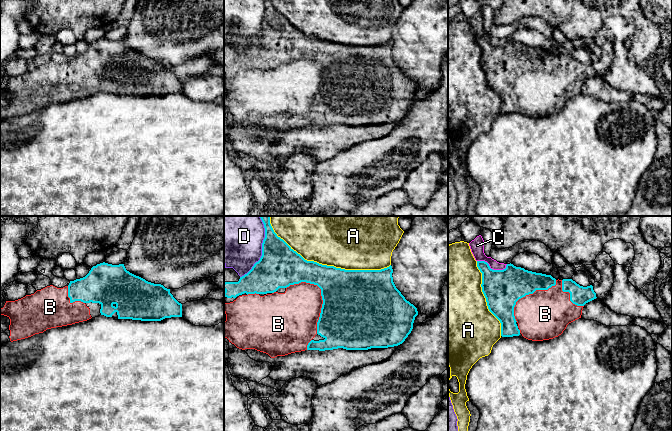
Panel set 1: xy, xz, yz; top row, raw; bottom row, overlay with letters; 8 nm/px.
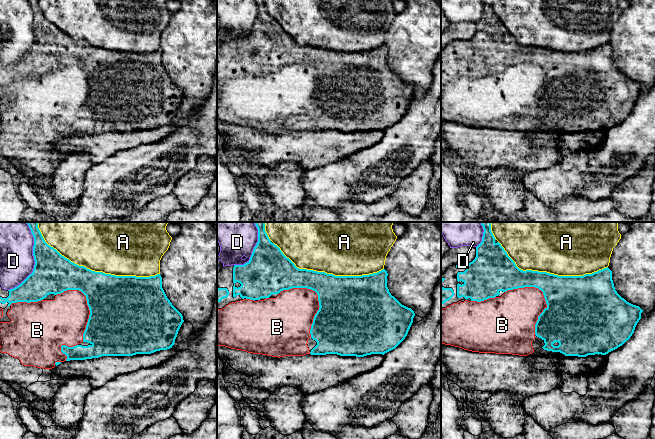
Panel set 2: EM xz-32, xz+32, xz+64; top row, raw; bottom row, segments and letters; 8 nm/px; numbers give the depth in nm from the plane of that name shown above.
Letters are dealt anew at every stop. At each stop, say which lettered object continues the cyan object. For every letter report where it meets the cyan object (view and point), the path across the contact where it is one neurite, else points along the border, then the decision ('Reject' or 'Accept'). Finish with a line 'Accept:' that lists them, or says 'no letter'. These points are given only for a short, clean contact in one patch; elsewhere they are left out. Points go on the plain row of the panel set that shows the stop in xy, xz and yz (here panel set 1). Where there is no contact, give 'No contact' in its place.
A: Touches cyan at xz (328, 42). Reject
B: Touches cyan at xz (321, 71). Accept
C: Touches cyan at yz (492, 45). Reject
D: Touches cyan at xz (262, 28). Reject
Accept: B

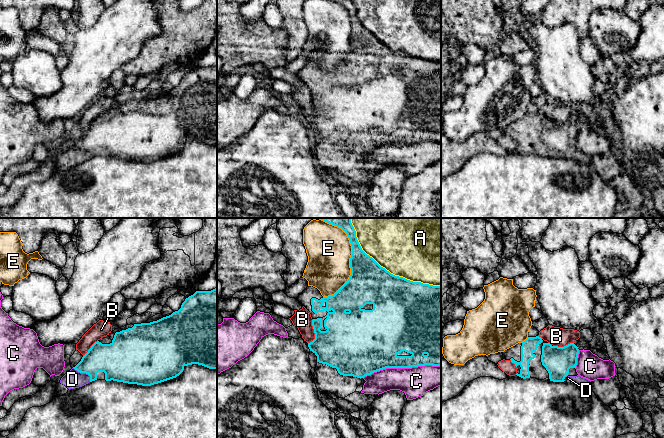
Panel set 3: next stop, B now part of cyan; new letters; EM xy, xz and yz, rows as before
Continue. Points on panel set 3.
A: Touches cyan at xz (388, 47). Reject
B: Touches cyan at xz (314, 108). Boundary: xz (313, 95), (314, 114), (308, 119). Reject
C: Touches cyan at xz (401, 143). Reject
D: Touches cyan at xy (84, 148). Path across: xy (112, 135), (97, 135), (84, 148), (72, 155). Accept
E: Touches cyan at xz (350, 39). Reject
Accept: D

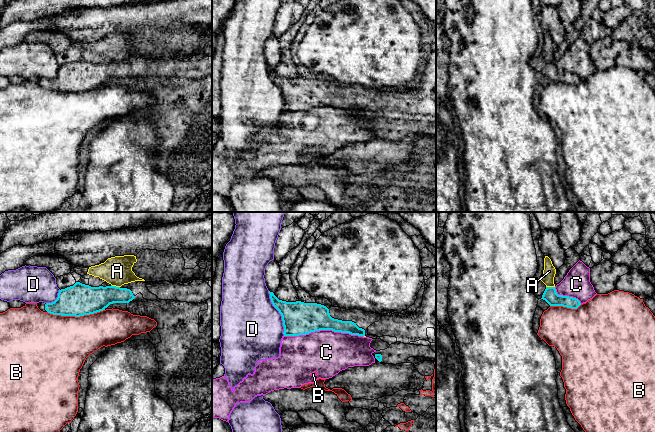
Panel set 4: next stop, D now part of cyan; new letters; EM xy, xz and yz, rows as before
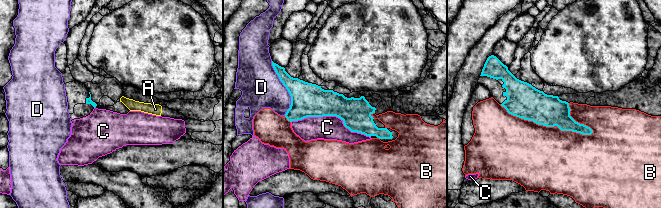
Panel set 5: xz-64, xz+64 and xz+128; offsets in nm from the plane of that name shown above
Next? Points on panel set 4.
A: Touches cyan at xy (115, 62). Boundary: xy (111, 60), (119, 63). Reject
B: Touches cyan at xy (75, 92). Reject
C: Touches cyan at xz (324, 105). Reject
D: Touches cyan at xz (279, 88). Reject
Accept: no letter

